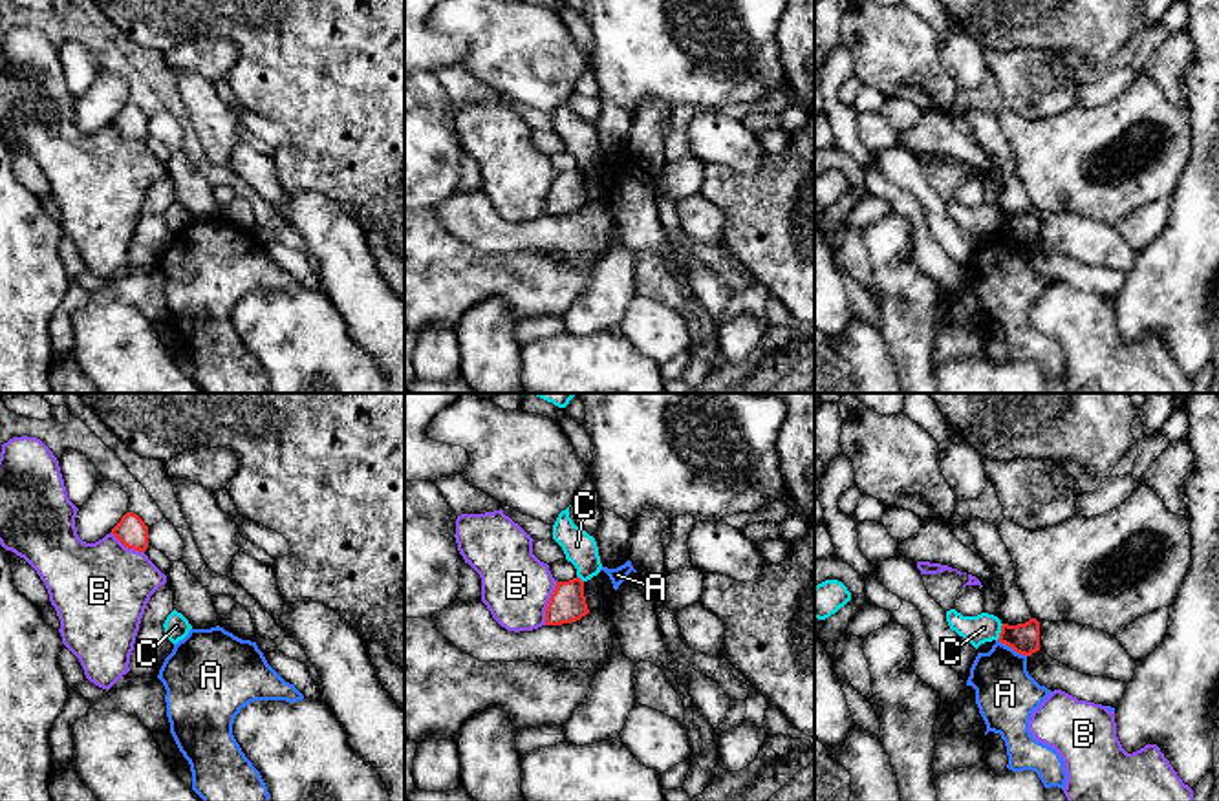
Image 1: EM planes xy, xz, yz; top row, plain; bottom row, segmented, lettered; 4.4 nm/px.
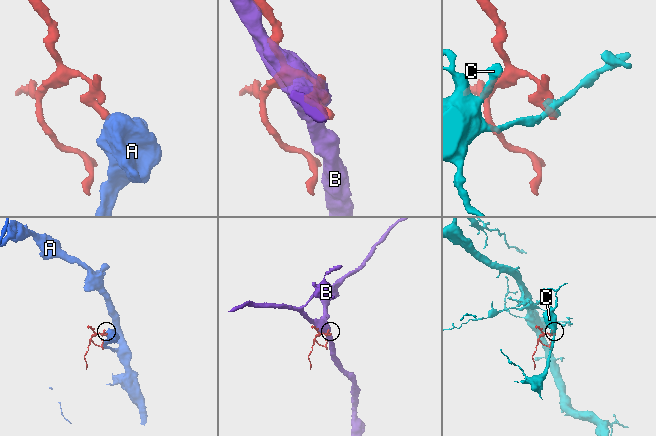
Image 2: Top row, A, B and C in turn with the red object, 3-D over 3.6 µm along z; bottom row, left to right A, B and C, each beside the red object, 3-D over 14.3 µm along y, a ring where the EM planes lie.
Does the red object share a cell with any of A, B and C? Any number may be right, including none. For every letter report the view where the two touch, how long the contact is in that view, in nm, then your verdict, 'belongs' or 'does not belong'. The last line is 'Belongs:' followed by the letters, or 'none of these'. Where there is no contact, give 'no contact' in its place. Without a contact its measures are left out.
A: yz | 150 nm | does not belong
B: xz | 200 nm | does not belong
C: yz | 80 nm | does not belong
Belongs: none of these

